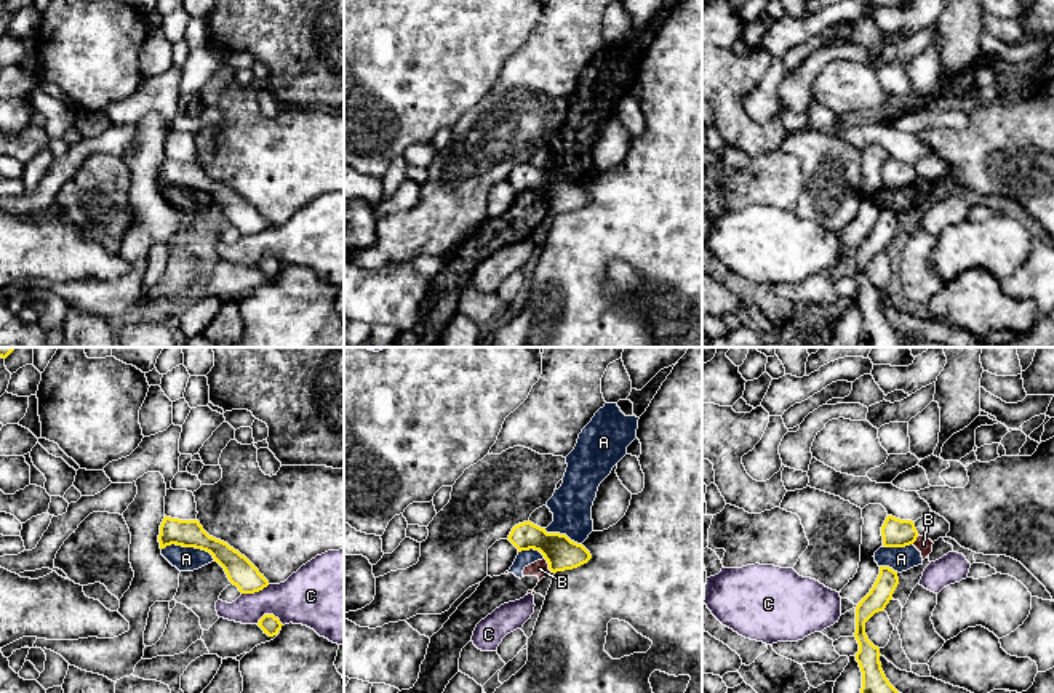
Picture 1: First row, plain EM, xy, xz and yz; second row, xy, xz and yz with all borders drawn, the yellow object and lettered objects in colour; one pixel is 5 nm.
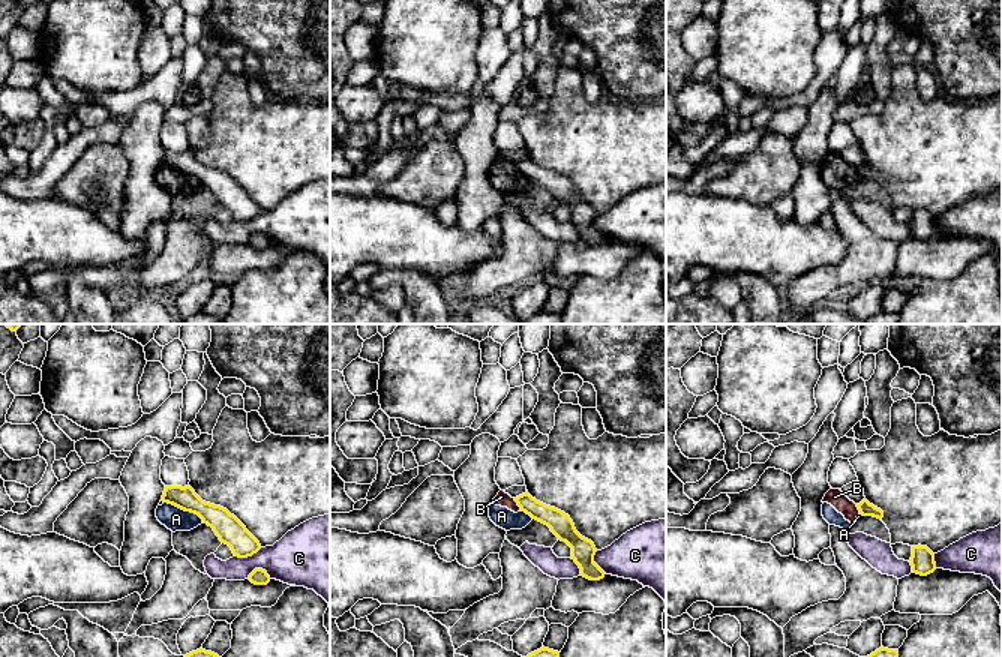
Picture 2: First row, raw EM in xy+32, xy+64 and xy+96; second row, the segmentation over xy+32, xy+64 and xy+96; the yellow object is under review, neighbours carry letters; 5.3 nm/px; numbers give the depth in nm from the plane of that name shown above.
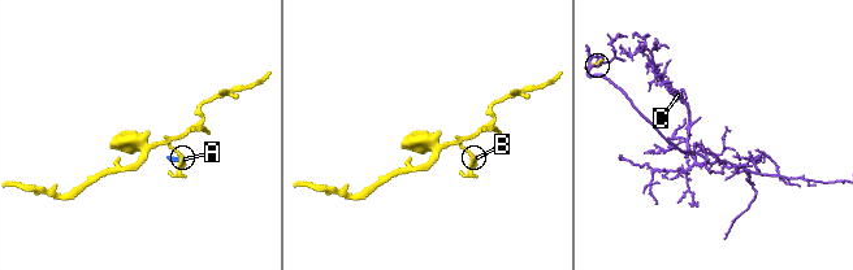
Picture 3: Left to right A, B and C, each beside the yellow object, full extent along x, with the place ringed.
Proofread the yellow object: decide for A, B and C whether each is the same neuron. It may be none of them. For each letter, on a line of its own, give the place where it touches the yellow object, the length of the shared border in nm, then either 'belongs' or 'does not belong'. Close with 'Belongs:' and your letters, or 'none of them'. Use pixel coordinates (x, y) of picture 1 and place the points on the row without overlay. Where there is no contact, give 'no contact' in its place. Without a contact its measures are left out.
A: meets yellow in xy at (189, 188); contact 280 nm long; does not belong
B: meets yellow in xz at (547, 204); contact 80 nm long; does not belong
C: meets yellow in xy at (271, 256); contact 140 nm long; does not belong
Belongs: none of them

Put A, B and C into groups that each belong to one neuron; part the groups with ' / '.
A B / C

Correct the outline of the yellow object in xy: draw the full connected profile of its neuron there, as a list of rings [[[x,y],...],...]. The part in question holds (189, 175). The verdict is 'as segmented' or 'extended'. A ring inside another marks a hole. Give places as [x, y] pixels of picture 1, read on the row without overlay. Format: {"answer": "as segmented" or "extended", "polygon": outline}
{"answer": "as segmented", "polygon": [[[165,157],[158,184],[160,190],[176,186],[210,194],[242,235],[254,235],[269,227],[264,216],[245,197],[227,184],[210,178],[198,162],[179,162]]]}

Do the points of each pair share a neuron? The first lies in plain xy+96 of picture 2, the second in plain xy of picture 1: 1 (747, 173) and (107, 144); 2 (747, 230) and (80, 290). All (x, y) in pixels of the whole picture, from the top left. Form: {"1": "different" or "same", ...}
{"1": "different", "2": "different"}

